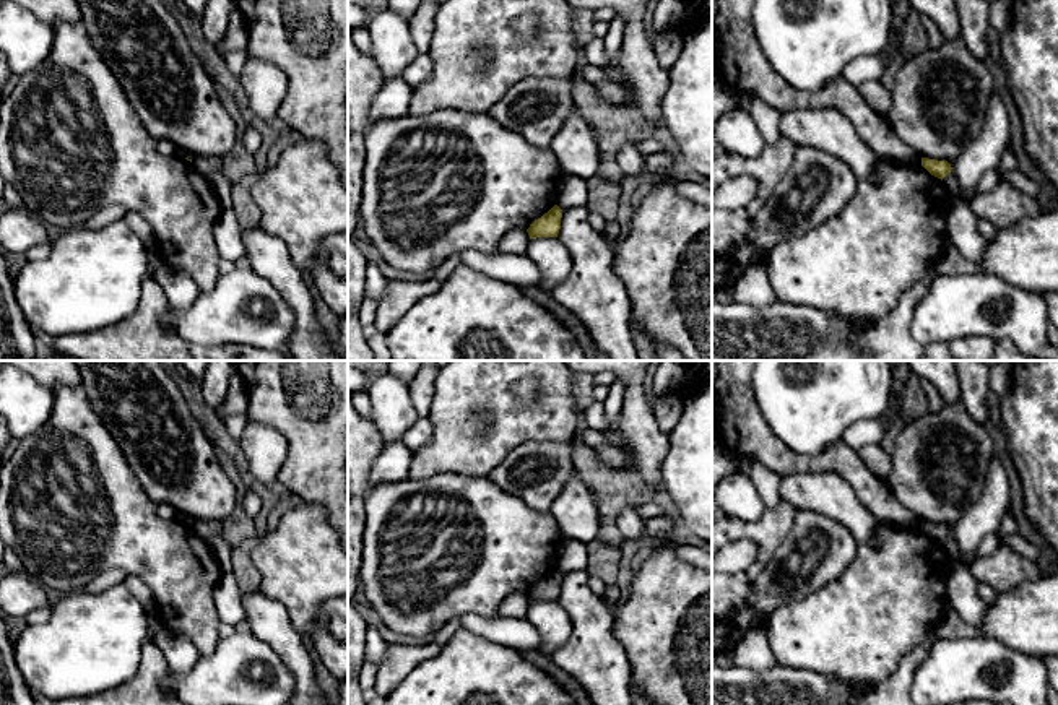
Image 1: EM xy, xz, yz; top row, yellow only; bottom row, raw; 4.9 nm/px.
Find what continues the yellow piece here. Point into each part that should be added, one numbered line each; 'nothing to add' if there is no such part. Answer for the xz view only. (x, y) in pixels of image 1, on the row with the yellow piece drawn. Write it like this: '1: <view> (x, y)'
nothing to add

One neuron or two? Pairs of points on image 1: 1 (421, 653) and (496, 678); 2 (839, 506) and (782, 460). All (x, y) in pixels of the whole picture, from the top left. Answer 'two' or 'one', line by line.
1: two
2: two

